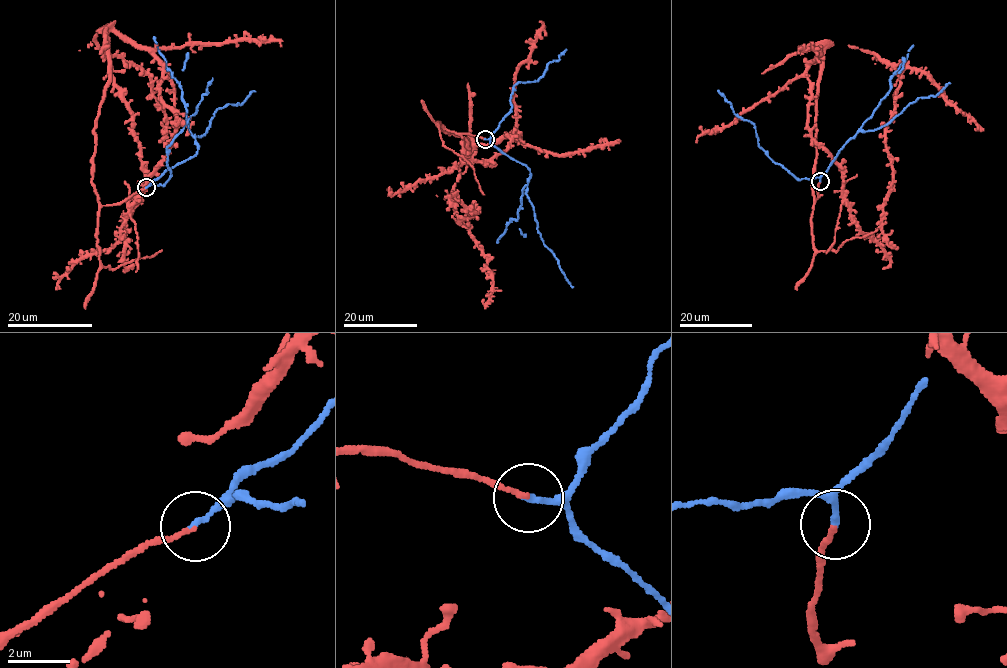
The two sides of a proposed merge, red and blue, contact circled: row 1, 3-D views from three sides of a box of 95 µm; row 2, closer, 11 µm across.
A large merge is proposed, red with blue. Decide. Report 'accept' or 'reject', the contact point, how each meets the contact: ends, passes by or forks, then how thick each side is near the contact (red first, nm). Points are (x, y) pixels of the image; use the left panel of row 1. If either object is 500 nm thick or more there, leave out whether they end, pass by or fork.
accept; place (146, 187); red ends; blue ends; calibres 140 and 190 nm

